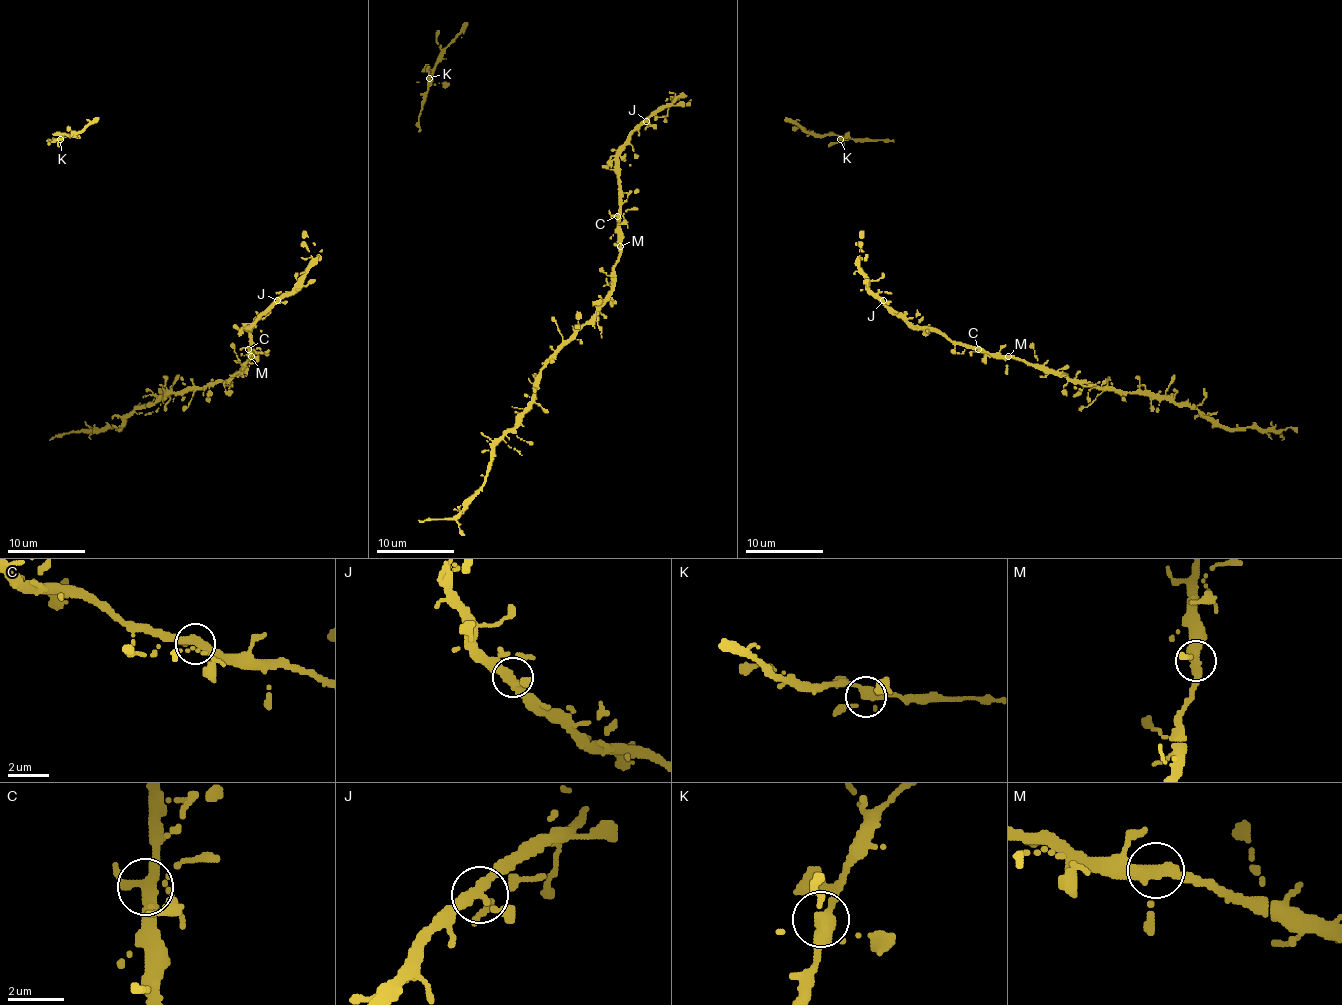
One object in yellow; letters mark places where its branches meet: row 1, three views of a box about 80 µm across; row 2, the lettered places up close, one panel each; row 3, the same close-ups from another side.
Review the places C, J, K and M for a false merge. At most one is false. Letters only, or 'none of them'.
none of them

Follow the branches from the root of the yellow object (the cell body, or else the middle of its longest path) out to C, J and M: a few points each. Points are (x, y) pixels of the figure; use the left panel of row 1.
C: (248, 330), (248, 349)
J: (248, 330), (277, 300)
M: (248, 330), (250, 357)

